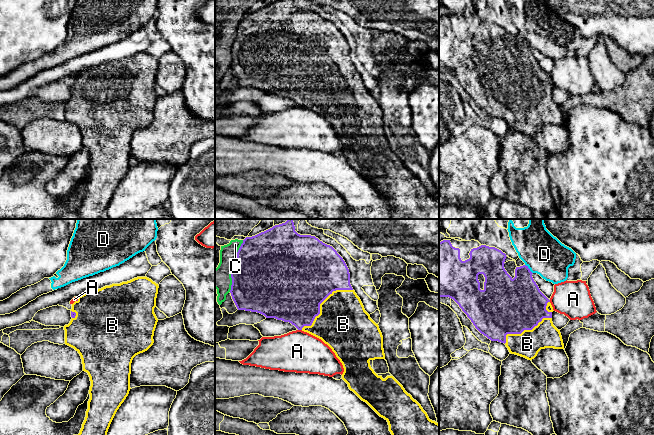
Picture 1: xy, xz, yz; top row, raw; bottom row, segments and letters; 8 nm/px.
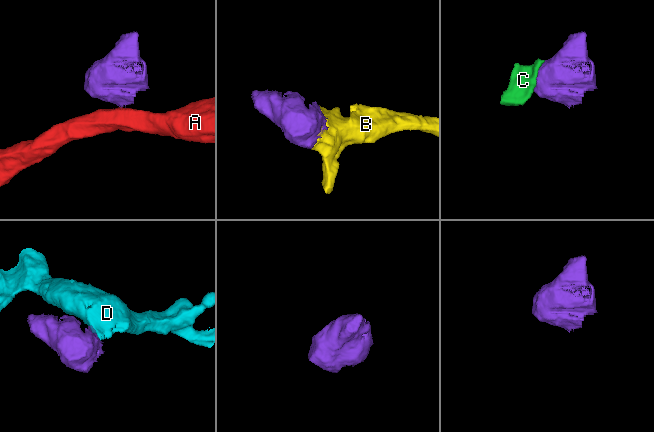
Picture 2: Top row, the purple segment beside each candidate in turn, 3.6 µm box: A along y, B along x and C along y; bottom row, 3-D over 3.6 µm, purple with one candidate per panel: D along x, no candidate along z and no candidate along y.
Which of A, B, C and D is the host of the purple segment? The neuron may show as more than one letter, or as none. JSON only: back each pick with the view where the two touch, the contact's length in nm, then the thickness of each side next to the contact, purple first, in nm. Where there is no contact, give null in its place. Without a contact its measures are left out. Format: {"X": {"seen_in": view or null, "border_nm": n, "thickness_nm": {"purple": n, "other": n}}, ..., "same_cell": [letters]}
{"B": {"seen_in": "xz", "border_nm": 550, "thickness_nm": {"purple": 500, "other": 420}}, "same_cell": ["B"]}

